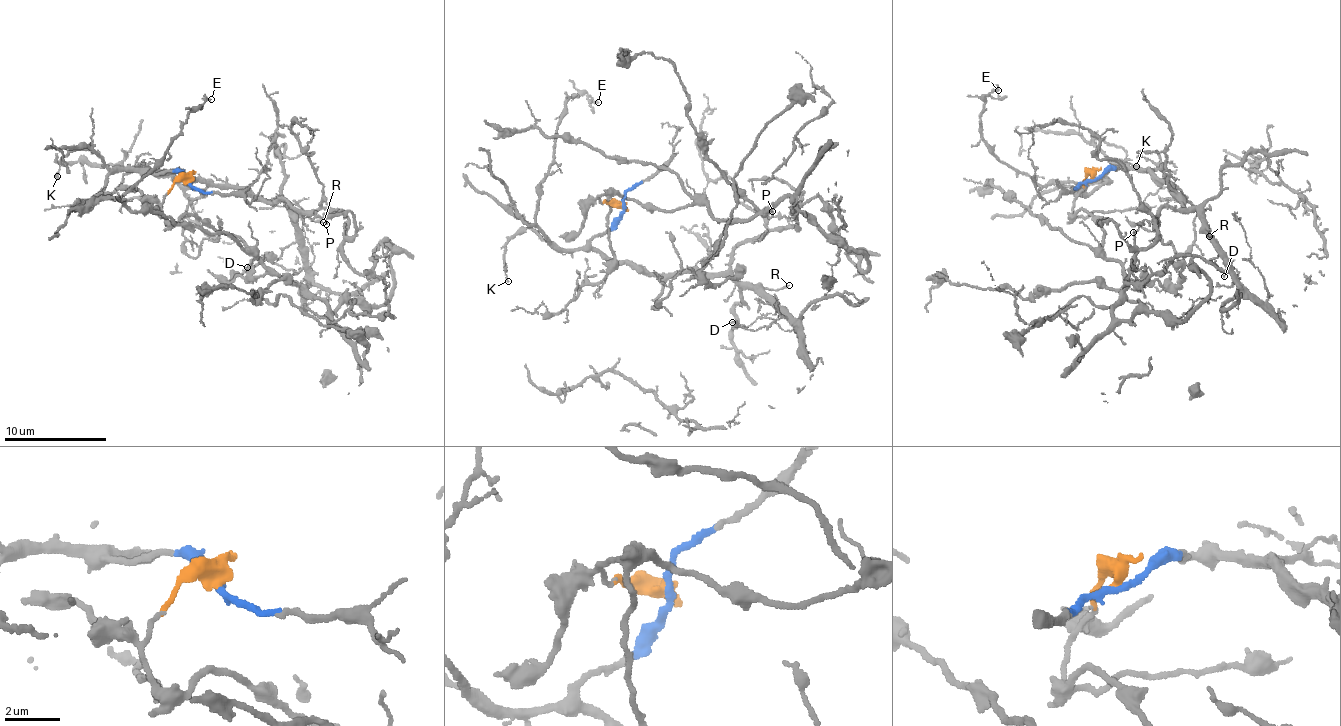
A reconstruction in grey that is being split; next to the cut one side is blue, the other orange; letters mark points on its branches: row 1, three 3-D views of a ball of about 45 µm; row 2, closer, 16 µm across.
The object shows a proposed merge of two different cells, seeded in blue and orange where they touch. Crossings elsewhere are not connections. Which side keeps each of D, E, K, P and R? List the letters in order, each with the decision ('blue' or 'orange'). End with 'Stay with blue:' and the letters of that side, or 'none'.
D: blue
E: blue
K: blue
P: blue
R: blue
Stay with blue: D, E, K, P, R

